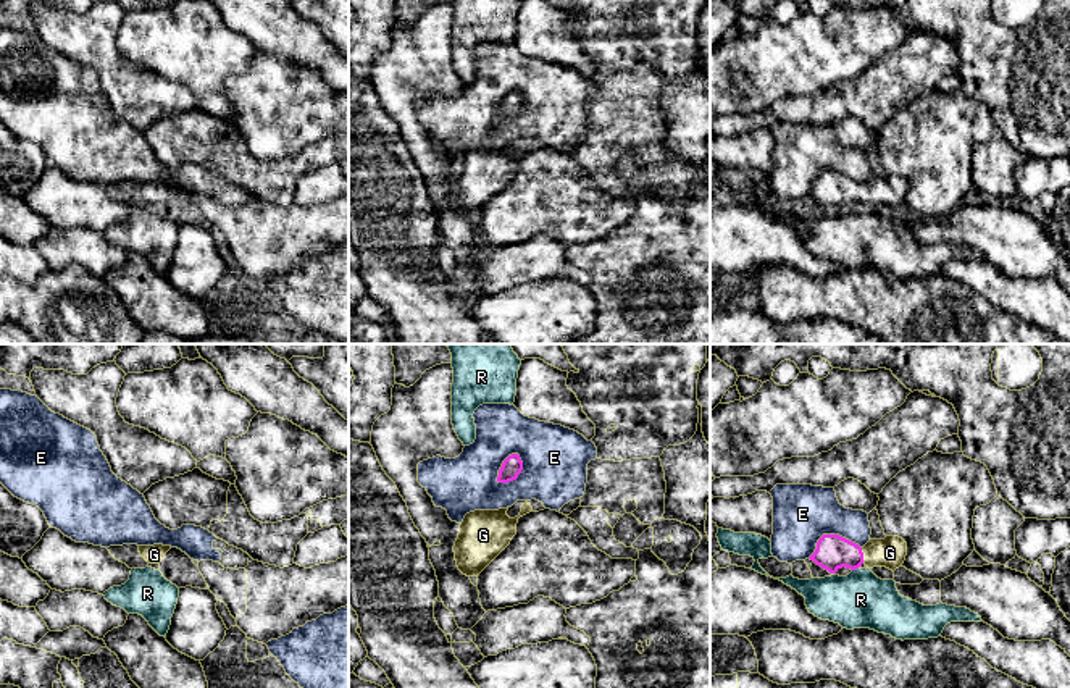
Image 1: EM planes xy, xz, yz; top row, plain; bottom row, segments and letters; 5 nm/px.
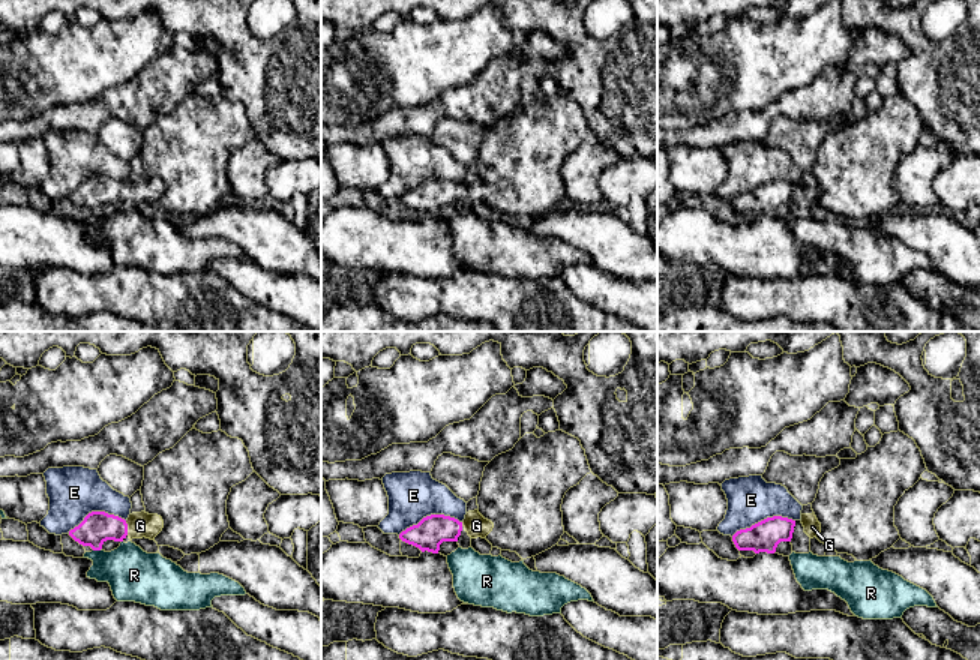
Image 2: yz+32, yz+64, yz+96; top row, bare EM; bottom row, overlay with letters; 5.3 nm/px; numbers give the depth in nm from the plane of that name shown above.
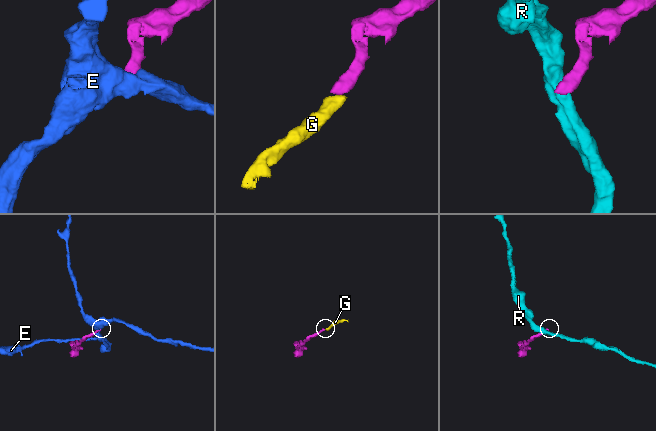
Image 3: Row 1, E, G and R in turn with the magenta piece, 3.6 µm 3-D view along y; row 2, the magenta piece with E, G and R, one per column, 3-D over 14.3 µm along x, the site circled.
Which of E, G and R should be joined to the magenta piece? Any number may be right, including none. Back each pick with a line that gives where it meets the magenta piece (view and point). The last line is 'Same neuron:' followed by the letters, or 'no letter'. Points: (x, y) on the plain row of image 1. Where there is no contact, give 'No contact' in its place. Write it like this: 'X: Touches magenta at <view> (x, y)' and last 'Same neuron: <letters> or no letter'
G: Touches magenta at yz (862, 194)
Same neuron: G

